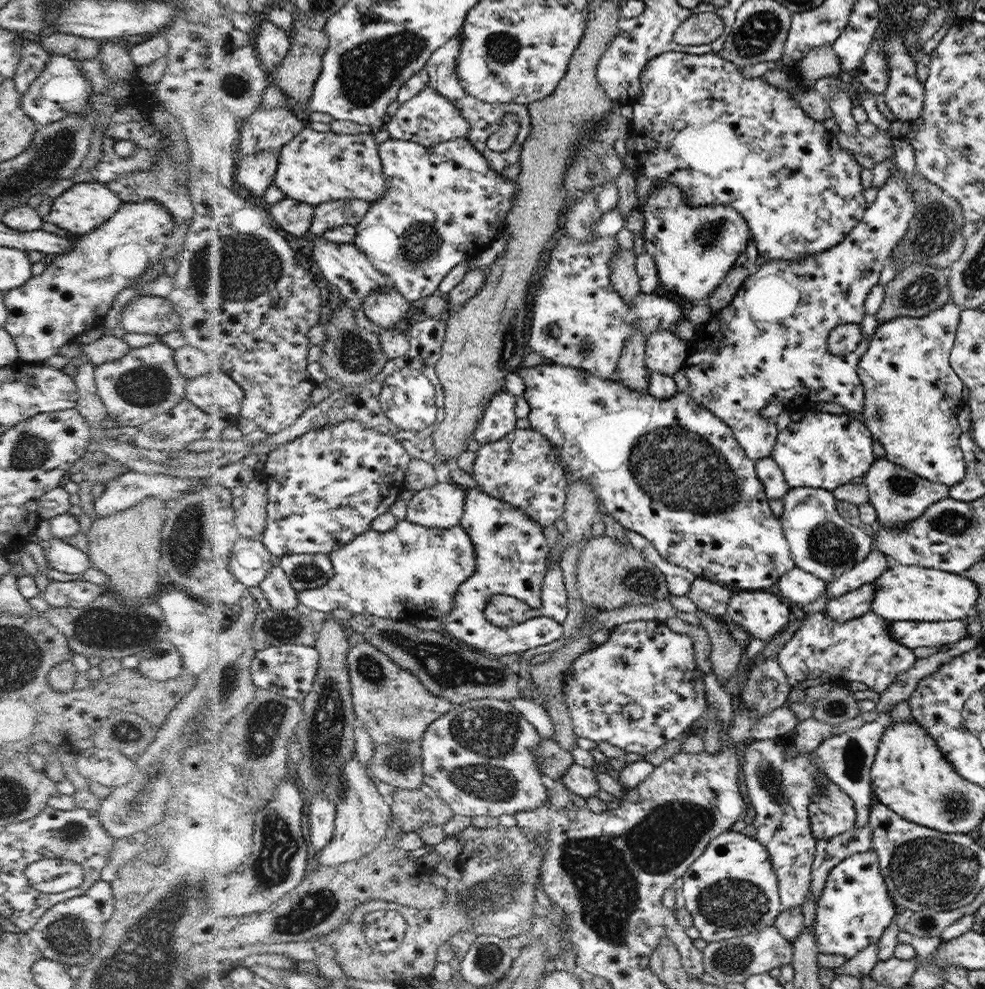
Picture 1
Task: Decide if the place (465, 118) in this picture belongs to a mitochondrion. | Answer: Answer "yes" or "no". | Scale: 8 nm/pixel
no

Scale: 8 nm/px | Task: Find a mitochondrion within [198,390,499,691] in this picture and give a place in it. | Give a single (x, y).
(279, 627)

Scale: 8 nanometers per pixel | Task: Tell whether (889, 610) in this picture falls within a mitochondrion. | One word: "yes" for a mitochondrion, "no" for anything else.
no

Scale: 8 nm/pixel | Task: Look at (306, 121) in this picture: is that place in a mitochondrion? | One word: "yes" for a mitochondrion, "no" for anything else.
no

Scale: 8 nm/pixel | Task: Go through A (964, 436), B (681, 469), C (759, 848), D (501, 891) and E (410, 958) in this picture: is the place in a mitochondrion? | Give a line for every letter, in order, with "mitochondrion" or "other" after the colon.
A: other
B: mitochondrion
C: other
D: mitochondrion
E: other

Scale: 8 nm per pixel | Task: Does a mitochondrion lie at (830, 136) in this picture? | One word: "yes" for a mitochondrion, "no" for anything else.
no

